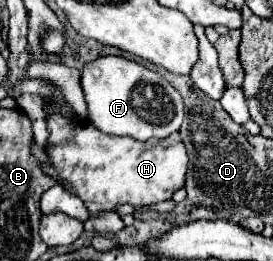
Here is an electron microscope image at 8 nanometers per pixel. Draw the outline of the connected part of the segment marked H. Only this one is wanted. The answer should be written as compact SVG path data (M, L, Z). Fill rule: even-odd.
M44 96L48 102L48 162L42 164L44 174L58 180L62 186L66 186L74 196L78 196L90 216L98 216L102 212L116 212L120 204L132 204L132 206L150 206L156 202L170 200L174 190L184 186L186 168L188 168L188 154L184 150L184 144L180 142L180 134L172 134L162 140L148 140L140 142L134 138L120 138L100 132L94 124L76 120L60 110L60 104L54 102L52 96Z

